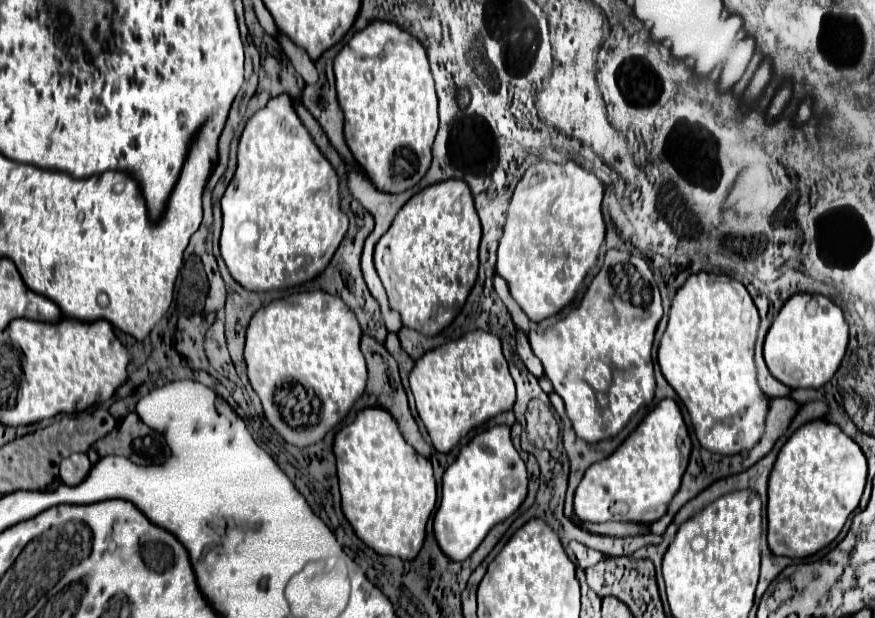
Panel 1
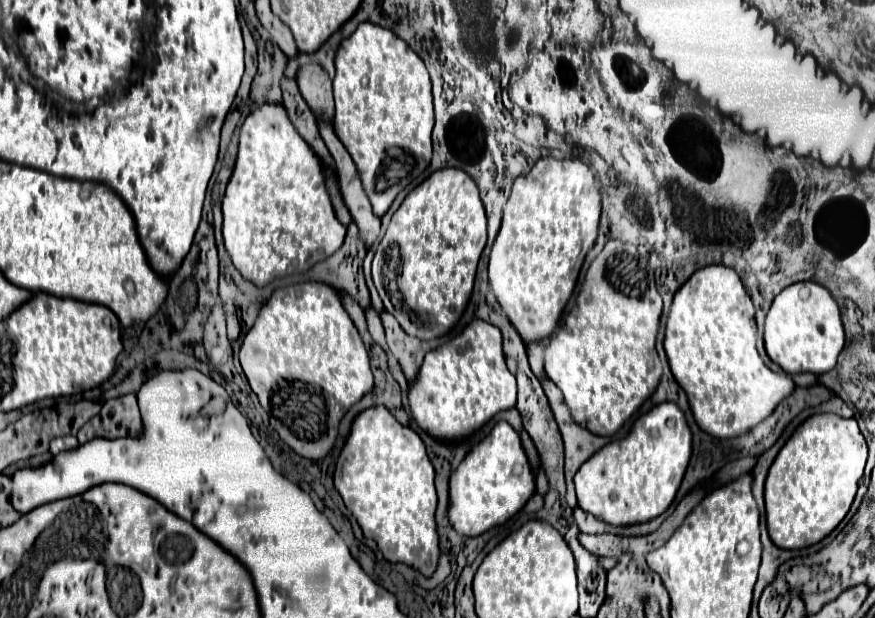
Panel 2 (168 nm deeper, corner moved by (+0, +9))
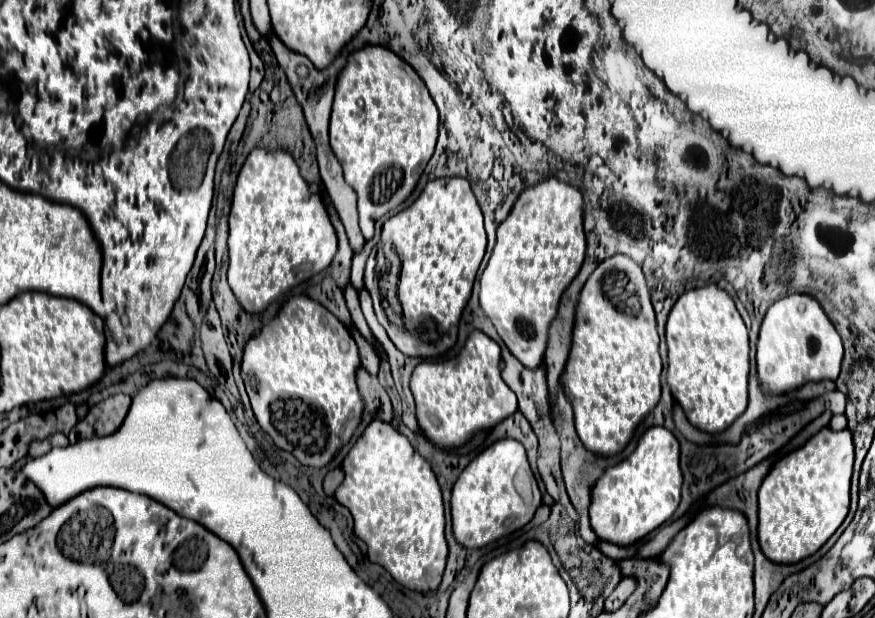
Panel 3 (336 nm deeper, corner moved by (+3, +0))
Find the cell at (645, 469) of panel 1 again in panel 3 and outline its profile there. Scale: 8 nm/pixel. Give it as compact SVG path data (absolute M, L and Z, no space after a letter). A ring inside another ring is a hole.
M663 426L649 428L635 452L609 468L595 484L589 516L595 534L611 544L631 546L645 538L649 532L667 522L679 506L681 498L681 468L679 468L679 442Z

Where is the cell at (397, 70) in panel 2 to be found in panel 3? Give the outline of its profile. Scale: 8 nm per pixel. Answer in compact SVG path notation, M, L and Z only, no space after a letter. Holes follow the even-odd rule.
M365 46L363 50L357 50L349 56L347 66L339 74L339 88L335 88L329 140L331 150L335 152L337 160L343 166L345 182L357 194L359 226L365 240L373 238L375 222L389 210L403 204L415 190L429 158L433 156L437 134L439 134L437 106L431 100L423 80L405 60L401 60L397 54L381 46Z

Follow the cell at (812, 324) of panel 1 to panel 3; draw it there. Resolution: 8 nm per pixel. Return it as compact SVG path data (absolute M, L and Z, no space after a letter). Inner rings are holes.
M791 294L777 300L767 310L761 322L755 358L761 386L773 394L787 394L807 382L819 382L825 378L837 380L843 360L843 344L815 298L807 294Z

